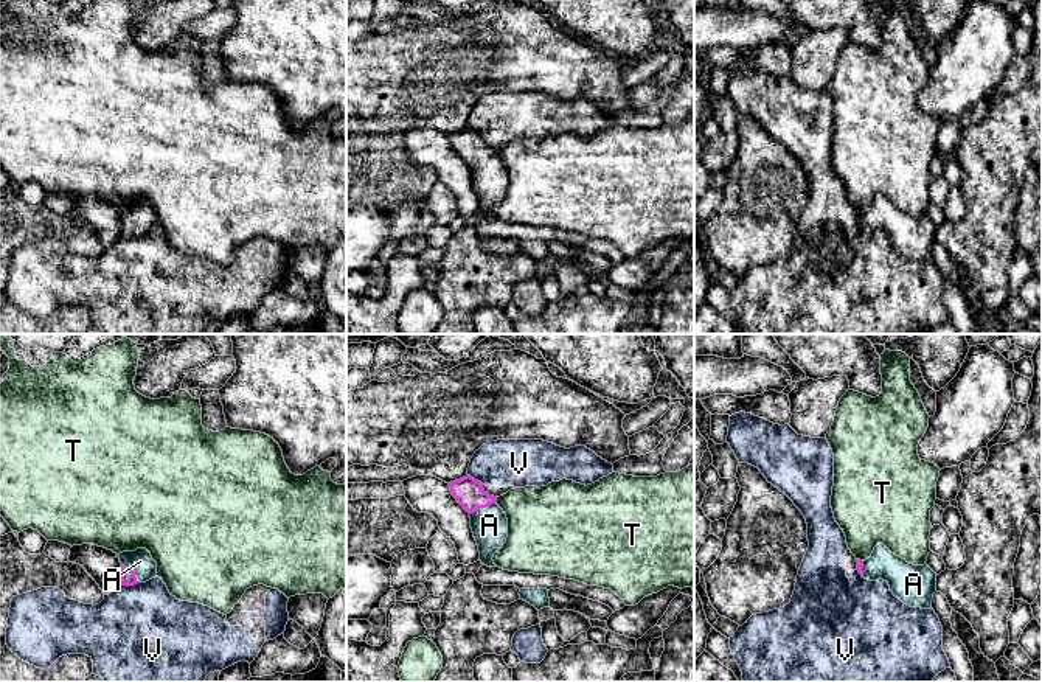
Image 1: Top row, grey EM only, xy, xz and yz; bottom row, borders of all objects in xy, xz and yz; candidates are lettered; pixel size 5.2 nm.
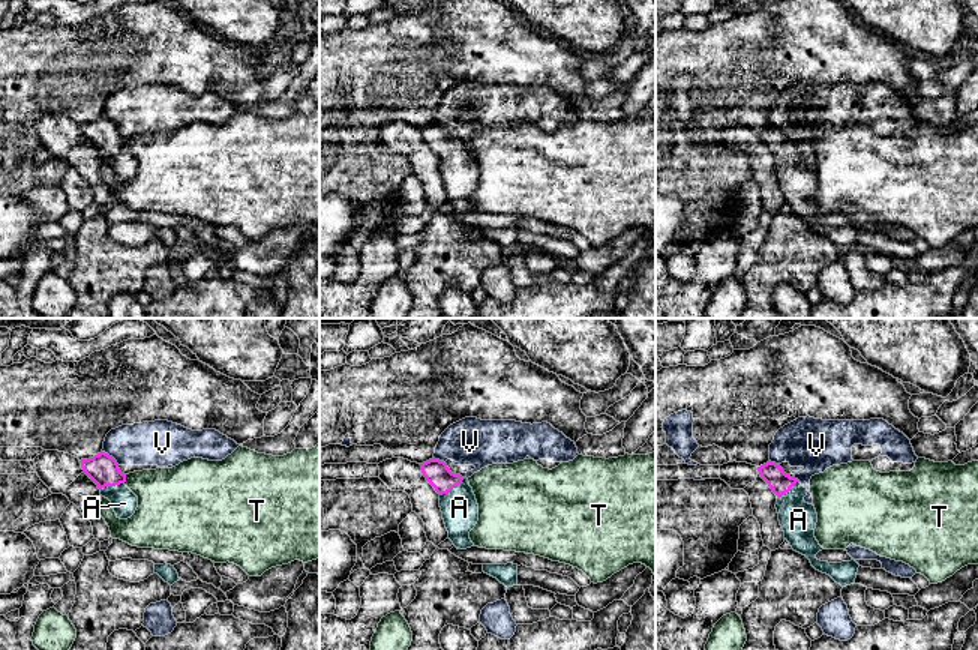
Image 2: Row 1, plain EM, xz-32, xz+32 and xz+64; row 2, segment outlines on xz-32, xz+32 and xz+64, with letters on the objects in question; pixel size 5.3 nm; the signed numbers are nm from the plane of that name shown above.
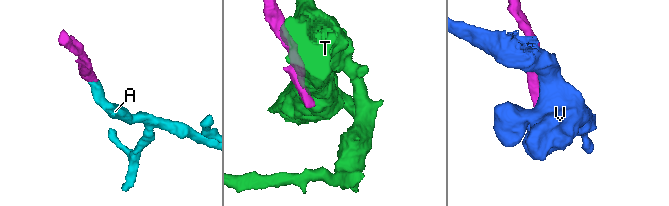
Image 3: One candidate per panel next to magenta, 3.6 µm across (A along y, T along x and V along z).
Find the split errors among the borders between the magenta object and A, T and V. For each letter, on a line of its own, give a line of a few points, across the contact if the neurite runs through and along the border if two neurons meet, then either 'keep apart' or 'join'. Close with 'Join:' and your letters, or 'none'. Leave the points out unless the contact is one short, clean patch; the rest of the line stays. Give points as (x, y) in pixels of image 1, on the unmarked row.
A: line xz (468, 143), (482, 159), (489, 177); join
T: keep apart
V: keep apart
Join: A

